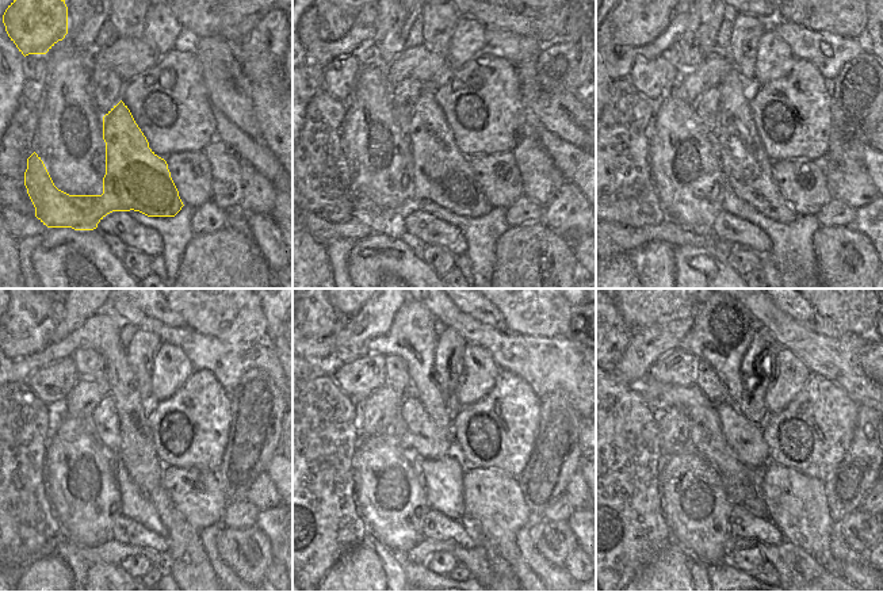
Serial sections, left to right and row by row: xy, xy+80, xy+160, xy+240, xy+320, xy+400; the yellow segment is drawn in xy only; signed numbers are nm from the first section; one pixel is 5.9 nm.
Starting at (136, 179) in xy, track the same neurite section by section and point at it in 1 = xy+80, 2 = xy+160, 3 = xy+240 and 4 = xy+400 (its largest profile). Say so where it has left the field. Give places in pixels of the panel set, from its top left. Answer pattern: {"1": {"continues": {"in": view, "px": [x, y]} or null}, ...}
{"1": {"continues": {"in": "xy+80", "px": [442, 175]}}, "2": {"continues": {"in": "xy+160", "px": [748, 170]}}, "3": {"continues": {"in": "xy+240", "px": [100, 332]}}, "4": {"continues": {"in": "xy+400", "px": [722, 329]}}}

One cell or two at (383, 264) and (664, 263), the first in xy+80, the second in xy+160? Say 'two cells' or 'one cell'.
two cells

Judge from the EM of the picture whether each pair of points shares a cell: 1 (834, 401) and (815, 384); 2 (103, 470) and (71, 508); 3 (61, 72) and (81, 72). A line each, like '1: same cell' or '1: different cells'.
1: same cell
2: same cell
3: same cell

